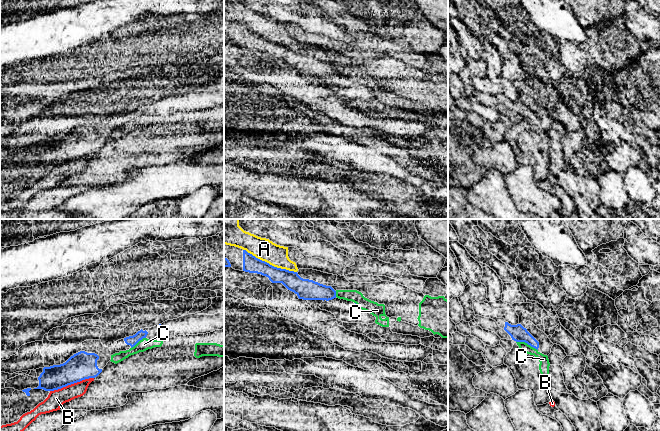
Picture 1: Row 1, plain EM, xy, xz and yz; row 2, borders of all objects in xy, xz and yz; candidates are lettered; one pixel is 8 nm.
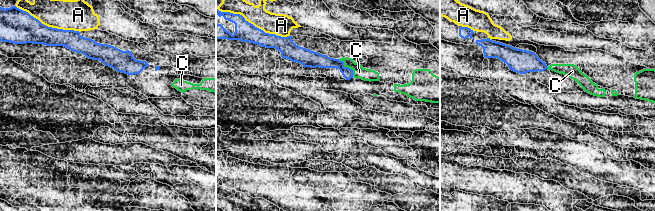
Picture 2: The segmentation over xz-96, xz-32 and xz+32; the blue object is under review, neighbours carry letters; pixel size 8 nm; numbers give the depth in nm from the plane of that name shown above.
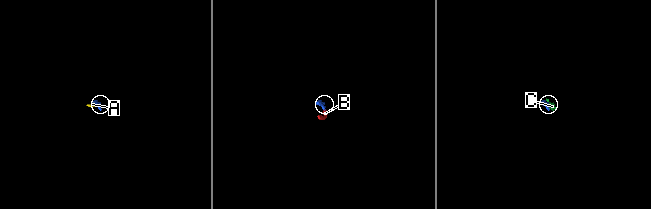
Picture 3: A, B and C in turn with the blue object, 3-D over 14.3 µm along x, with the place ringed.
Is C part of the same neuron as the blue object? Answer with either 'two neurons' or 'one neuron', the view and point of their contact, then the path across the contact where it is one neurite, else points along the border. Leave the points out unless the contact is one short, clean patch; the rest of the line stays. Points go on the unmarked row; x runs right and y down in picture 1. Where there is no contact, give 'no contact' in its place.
two neurons; contact yz (527, 119); border yz (516, 117), (524, 117), (537, 126)

